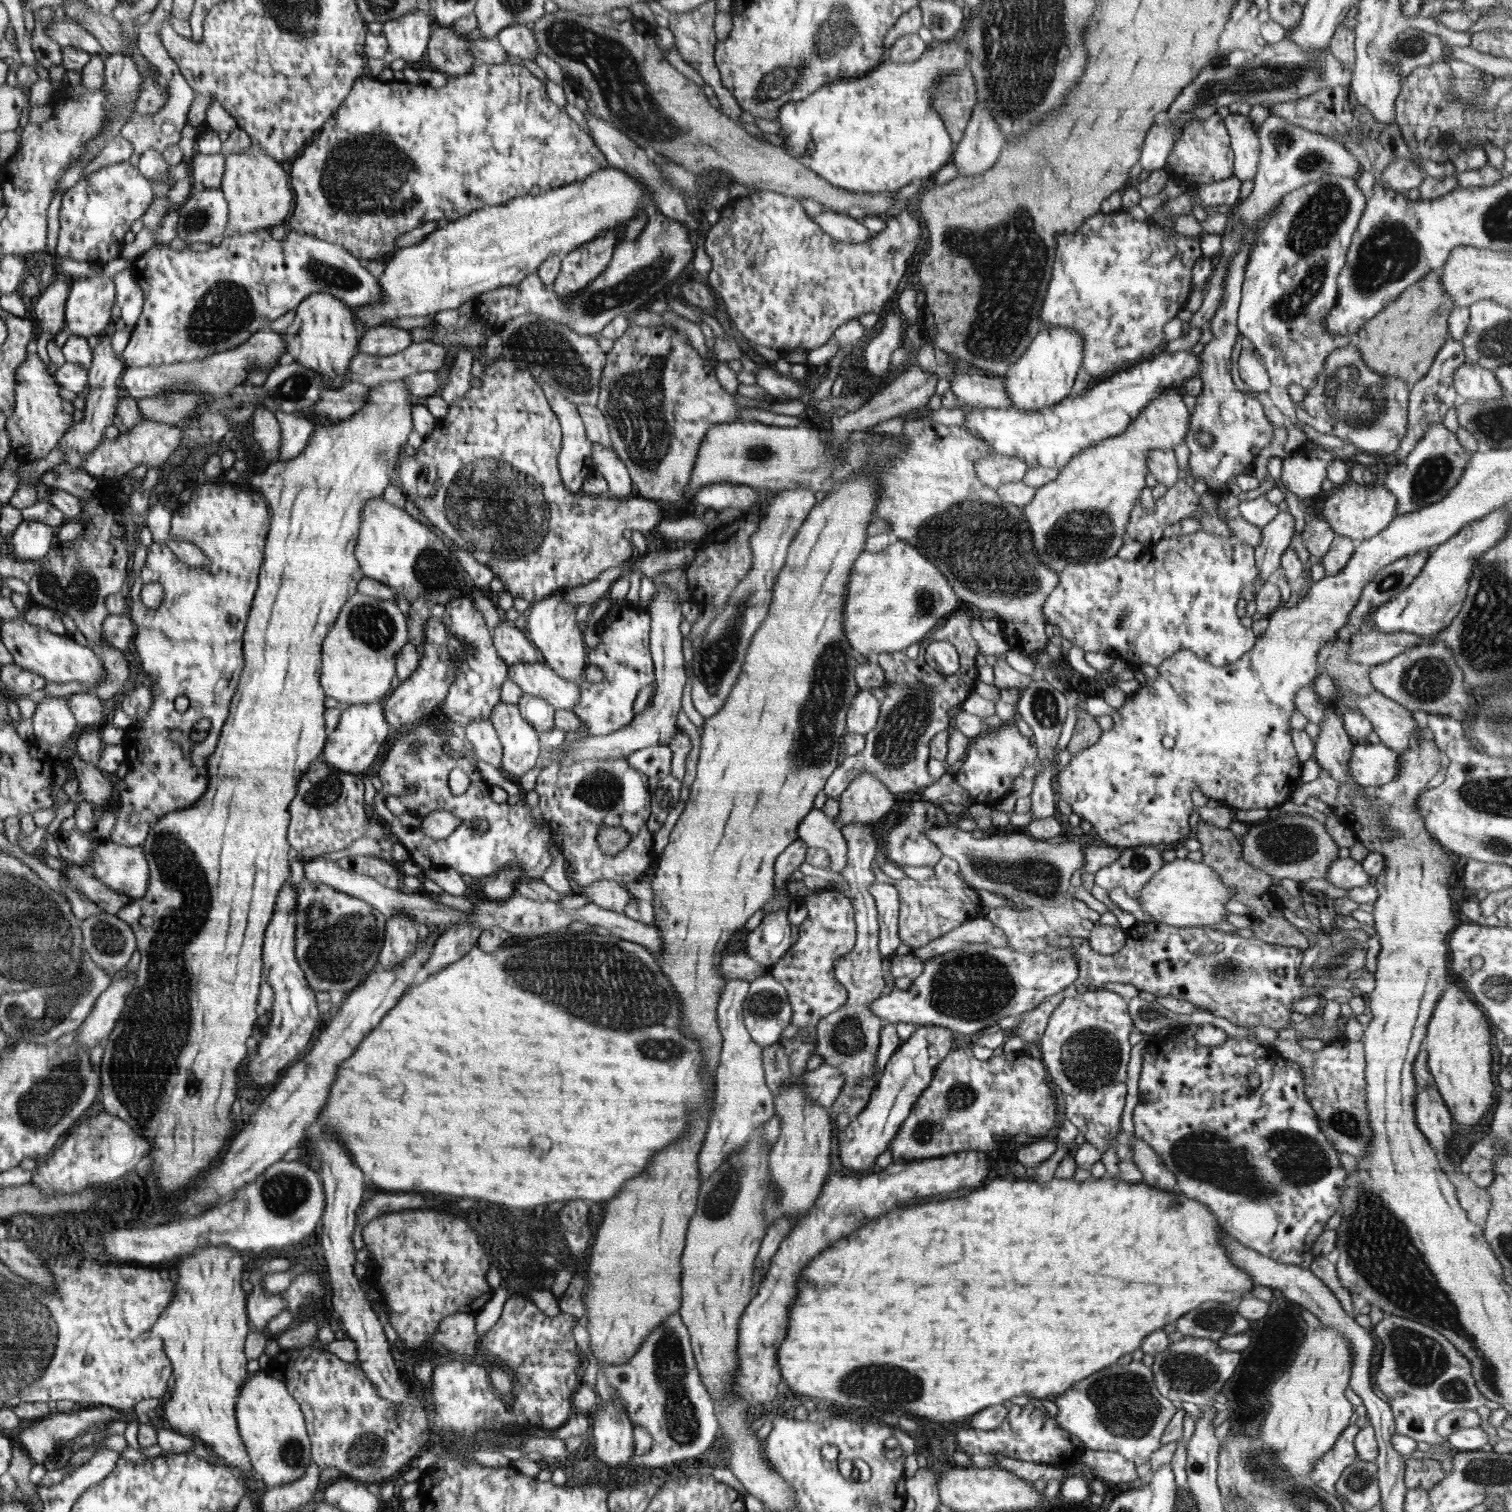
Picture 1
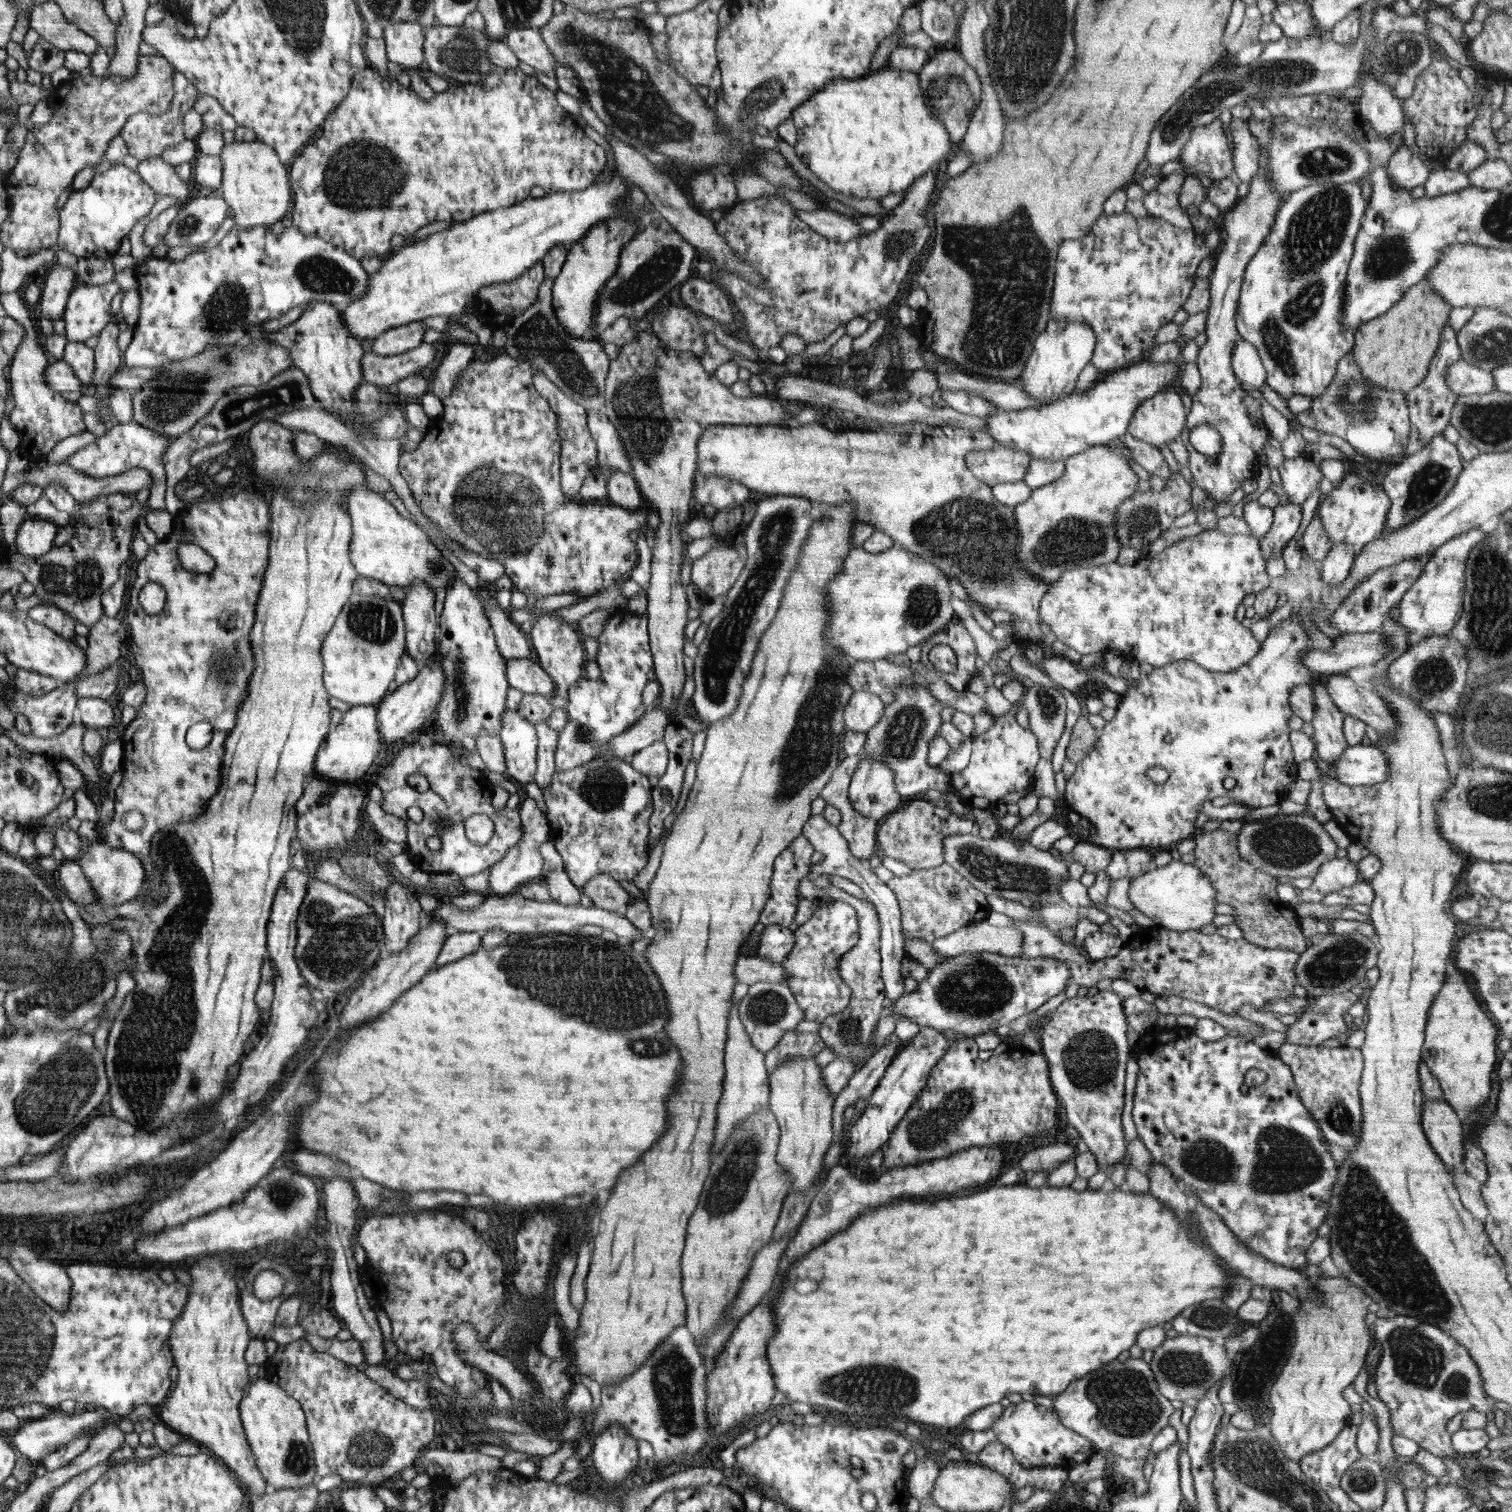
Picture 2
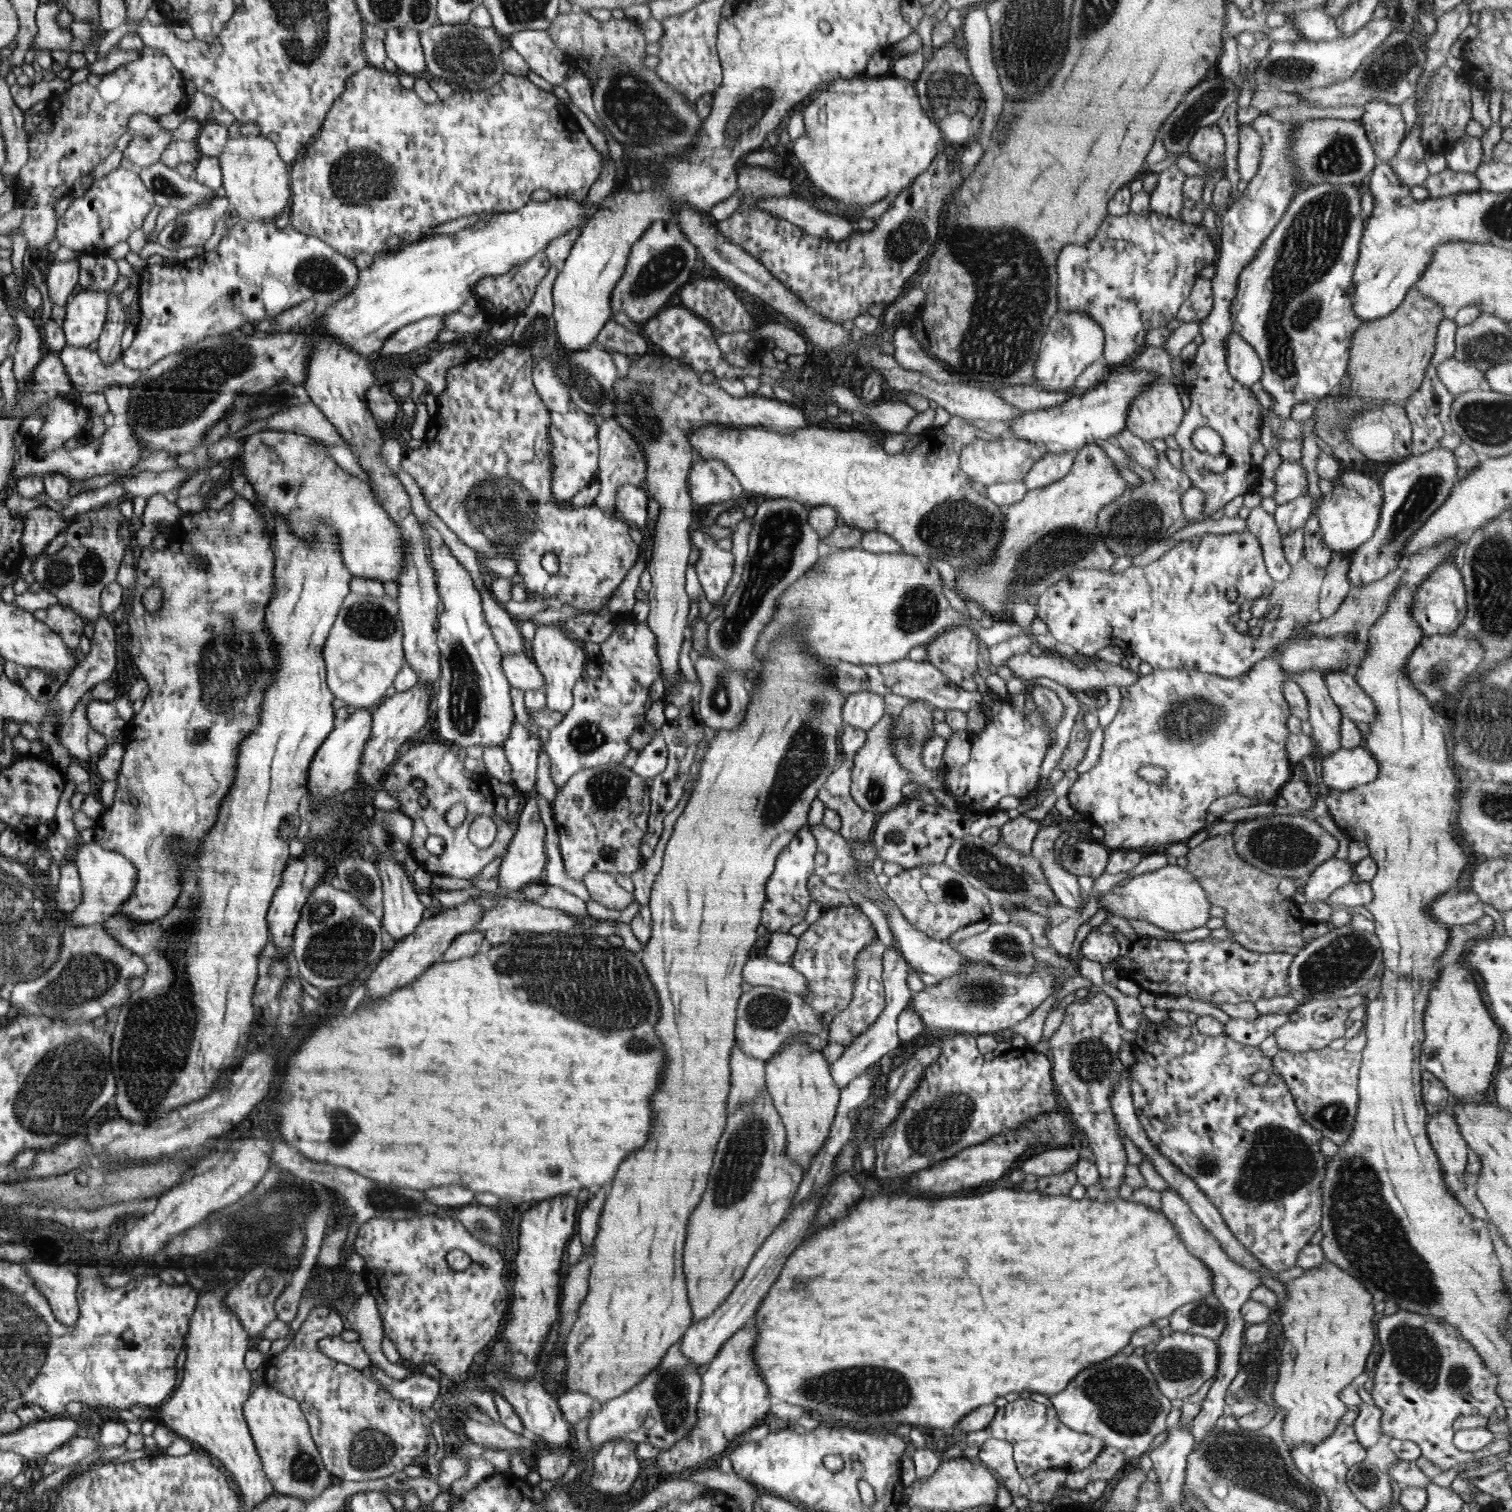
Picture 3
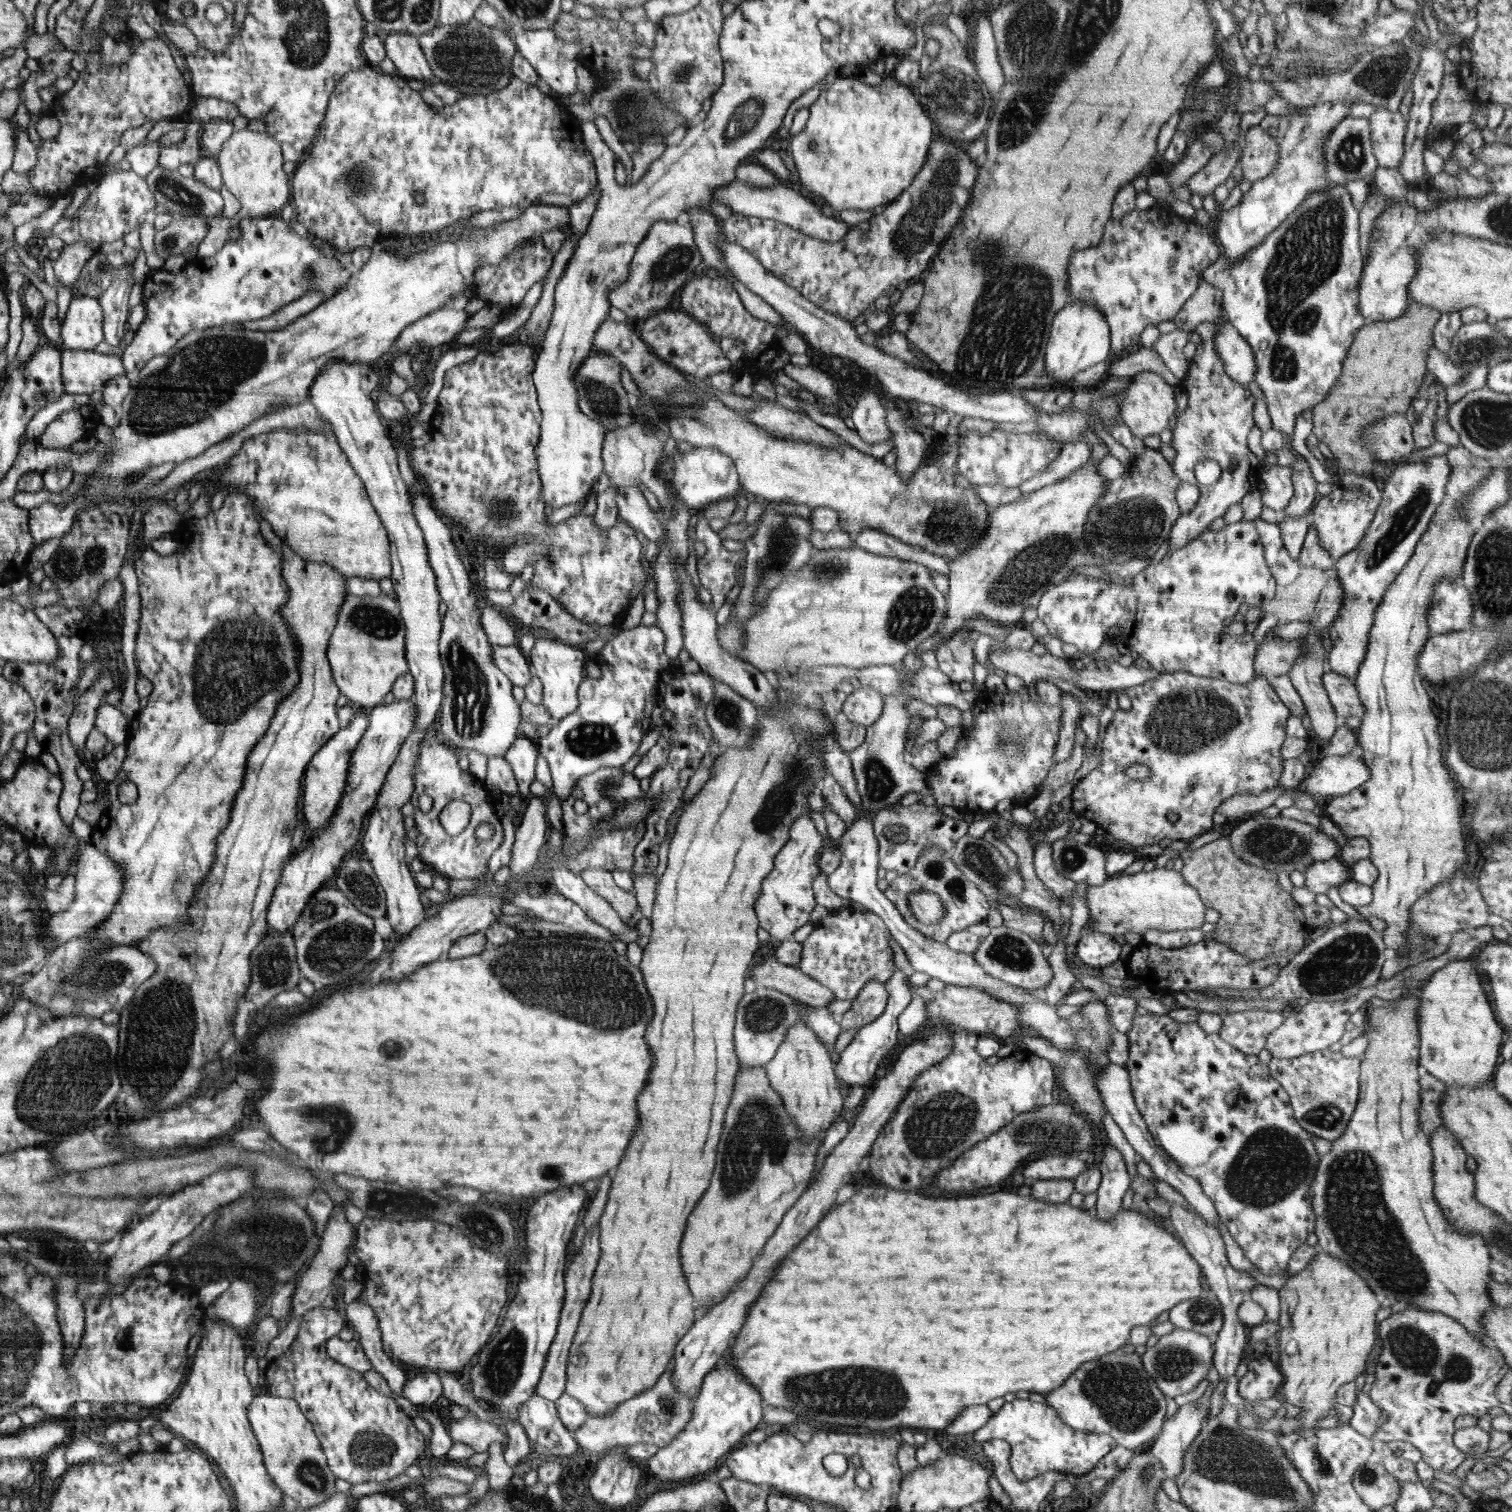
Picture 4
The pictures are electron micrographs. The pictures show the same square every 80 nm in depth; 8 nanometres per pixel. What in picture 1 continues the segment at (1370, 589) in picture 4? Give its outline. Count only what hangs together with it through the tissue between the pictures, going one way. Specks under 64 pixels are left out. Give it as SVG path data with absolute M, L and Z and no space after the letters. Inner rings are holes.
M1431 422L1424 436L1400 464L1392 467L1384 481L1385 487L1397 496L1396 517L1443 499L1458 484L1469 457L1469 452L1459 443L1457 433L1448 430L1444 423Z

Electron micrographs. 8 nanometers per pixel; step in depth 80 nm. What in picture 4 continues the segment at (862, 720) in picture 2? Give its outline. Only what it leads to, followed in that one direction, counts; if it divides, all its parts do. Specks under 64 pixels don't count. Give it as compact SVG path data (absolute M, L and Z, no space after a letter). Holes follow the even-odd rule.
M864 687L849 694L842 705L841 713L850 722L870 727L880 718L884 697L872 687Z

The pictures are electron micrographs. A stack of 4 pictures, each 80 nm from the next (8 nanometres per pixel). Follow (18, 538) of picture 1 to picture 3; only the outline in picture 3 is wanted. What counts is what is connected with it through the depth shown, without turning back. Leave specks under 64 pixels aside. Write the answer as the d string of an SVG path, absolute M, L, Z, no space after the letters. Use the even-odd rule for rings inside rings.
M38 506L26 513L24 522L23 545L27 549L26 559L42 556L50 541L67 530L68 523L62 518L61 511L50 510L48 507L40 509Z

